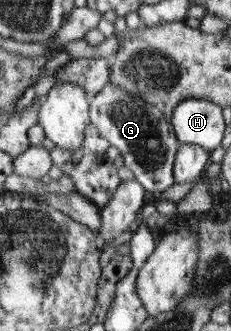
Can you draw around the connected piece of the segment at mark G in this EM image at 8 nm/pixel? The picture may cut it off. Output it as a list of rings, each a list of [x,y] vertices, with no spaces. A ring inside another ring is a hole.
[[[110,82],[102,91],[91,98],[91,123],[111,142],[112,146],[118,148],[121,153],[126,151],[124,164],[134,172],[135,179],[142,183],[148,192],[158,192],[160,194],[176,183],[172,167],[180,143],[175,138],[171,122],[164,118],[159,107],[148,103],[140,94],[134,94]]]

